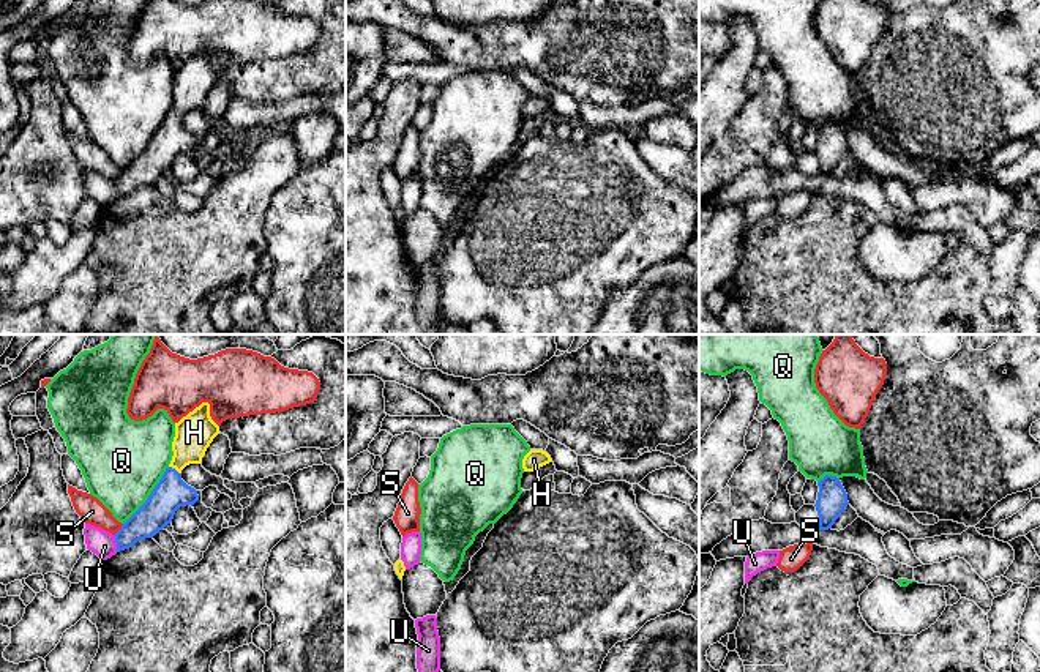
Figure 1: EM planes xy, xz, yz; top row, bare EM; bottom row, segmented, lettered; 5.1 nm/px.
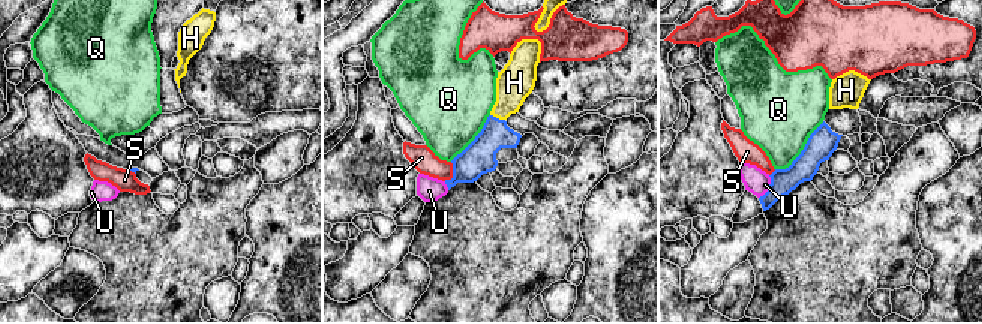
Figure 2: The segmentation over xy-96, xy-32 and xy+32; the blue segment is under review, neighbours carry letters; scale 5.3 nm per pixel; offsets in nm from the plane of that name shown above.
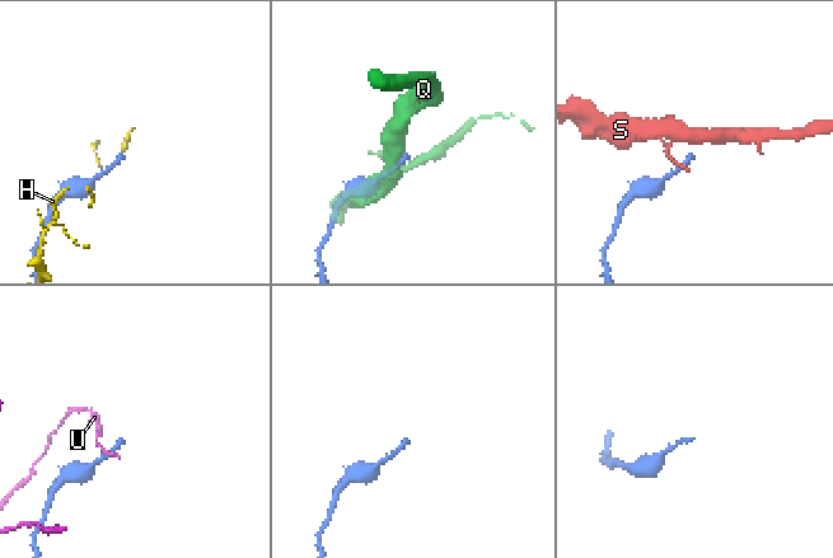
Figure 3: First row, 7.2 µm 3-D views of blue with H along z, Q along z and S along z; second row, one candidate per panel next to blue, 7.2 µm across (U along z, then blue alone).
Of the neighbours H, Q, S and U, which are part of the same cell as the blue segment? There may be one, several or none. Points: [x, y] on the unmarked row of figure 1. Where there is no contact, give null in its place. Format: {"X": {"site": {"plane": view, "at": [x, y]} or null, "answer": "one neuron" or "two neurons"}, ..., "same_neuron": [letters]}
{"H": {"site": {"plane": "xy", "at": [174, 115]}, "answer": "one neuron"}, "Q": {"site": {"plane": "xy", "at": [149, 142]}, "answer": "two neurons"}, "S": {"site": {"plane": "xy", "at": [119, 177]}, "answer": "two neurons"}, "U": {"site": {"plane": "xy", "at": [115, 188]}, "answer": "two neurons"}, "same_neuron": ["H"]}

